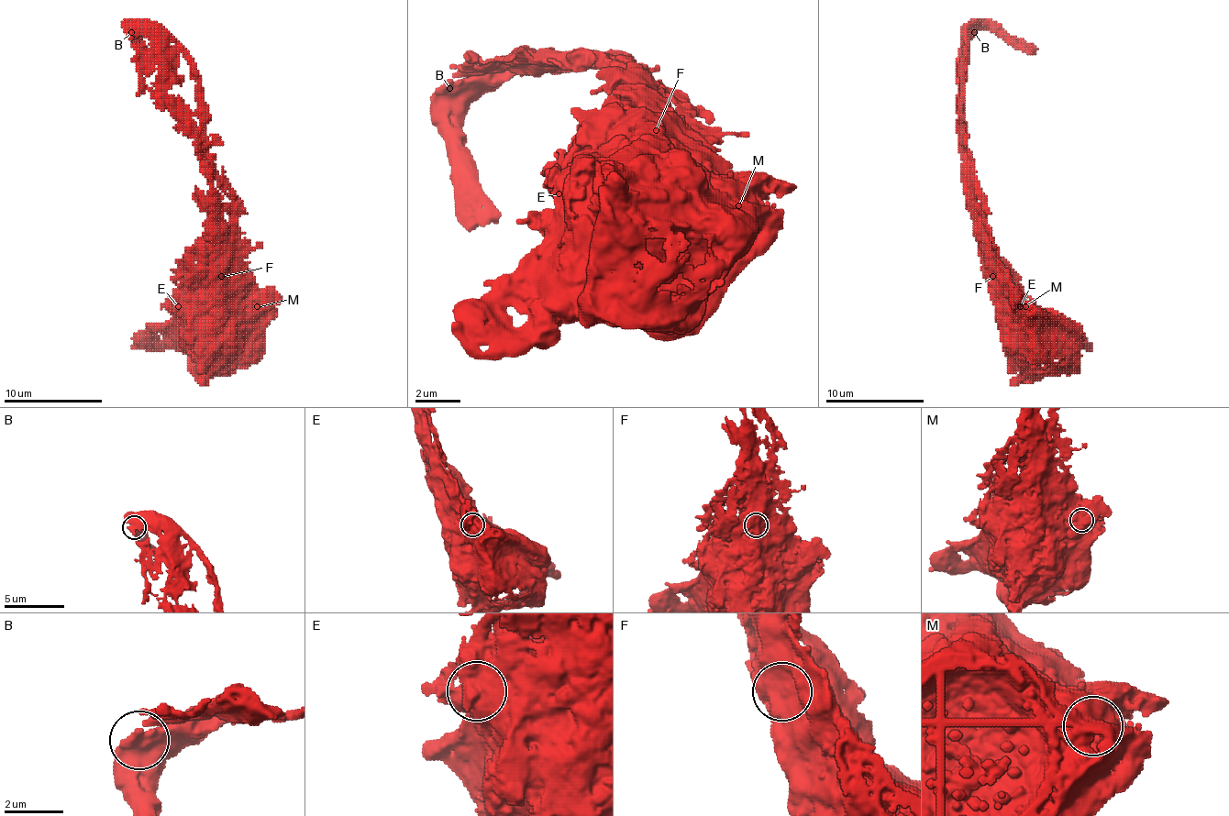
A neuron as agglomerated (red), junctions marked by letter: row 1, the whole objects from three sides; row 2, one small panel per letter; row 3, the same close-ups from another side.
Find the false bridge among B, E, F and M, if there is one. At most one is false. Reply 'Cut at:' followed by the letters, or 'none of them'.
Cut at: none of them

